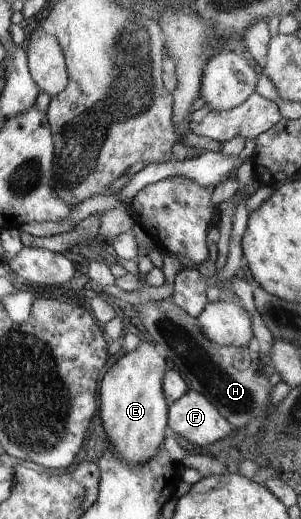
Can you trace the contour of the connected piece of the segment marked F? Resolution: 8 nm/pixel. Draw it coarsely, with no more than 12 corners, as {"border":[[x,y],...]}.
{"border":[[206,395],[170,403],[171,432],[203,448],[232,424]]}

